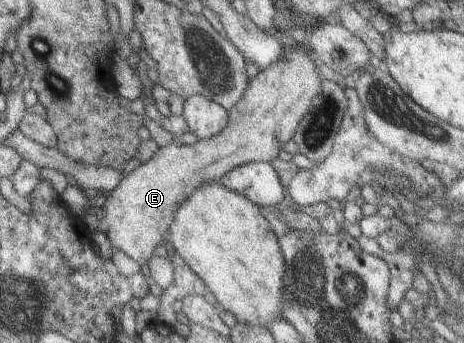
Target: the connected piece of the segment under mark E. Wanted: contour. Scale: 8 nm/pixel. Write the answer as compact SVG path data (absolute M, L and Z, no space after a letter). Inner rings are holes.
M303 42L284 46L284 52L268 67L261 69L249 79L246 89L240 99L227 111L229 115L226 125L216 135L193 144L166 144L160 146L147 162L131 172L124 173L118 185L106 195L106 201L101 206L104 219L104 235L111 247L125 253L136 263L146 263L153 254L156 245L163 244L167 237L168 226L173 218L175 208L182 203L198 186L217 180L232 168L246 162L270 162L277 157L284 143L291 139L298 122L310 111L312 98L321 90L320 82L324 80L318 75L318 70L311 58L309 47Z

